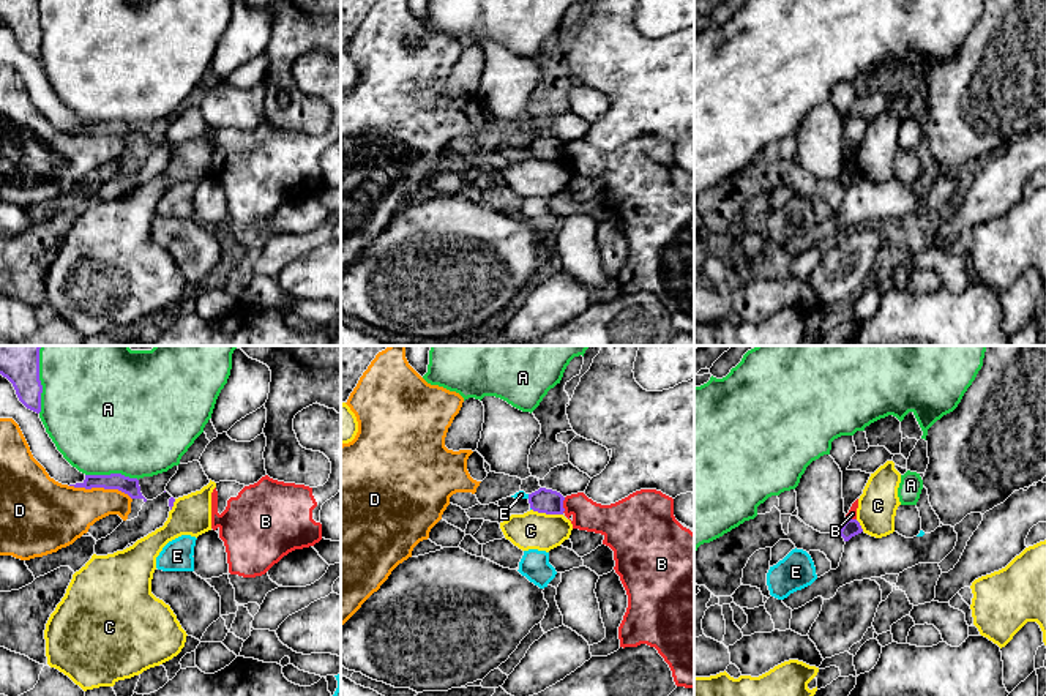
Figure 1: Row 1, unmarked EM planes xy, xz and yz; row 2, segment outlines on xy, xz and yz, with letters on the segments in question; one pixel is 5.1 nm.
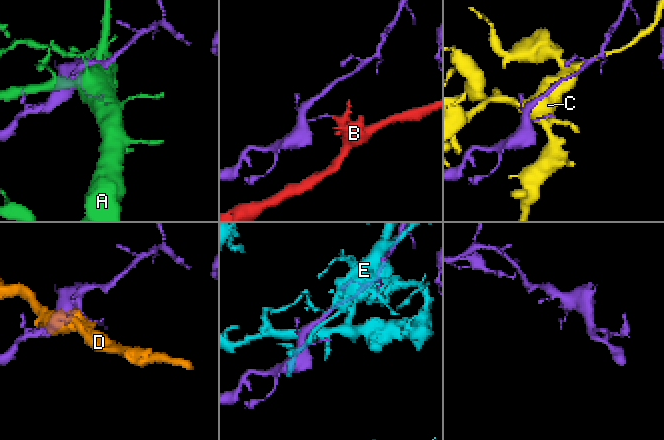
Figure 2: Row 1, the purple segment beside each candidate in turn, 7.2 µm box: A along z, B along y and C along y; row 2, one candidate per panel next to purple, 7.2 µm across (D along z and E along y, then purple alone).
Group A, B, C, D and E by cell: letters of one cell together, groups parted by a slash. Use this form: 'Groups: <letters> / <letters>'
Groups: A / B / C / D / E

